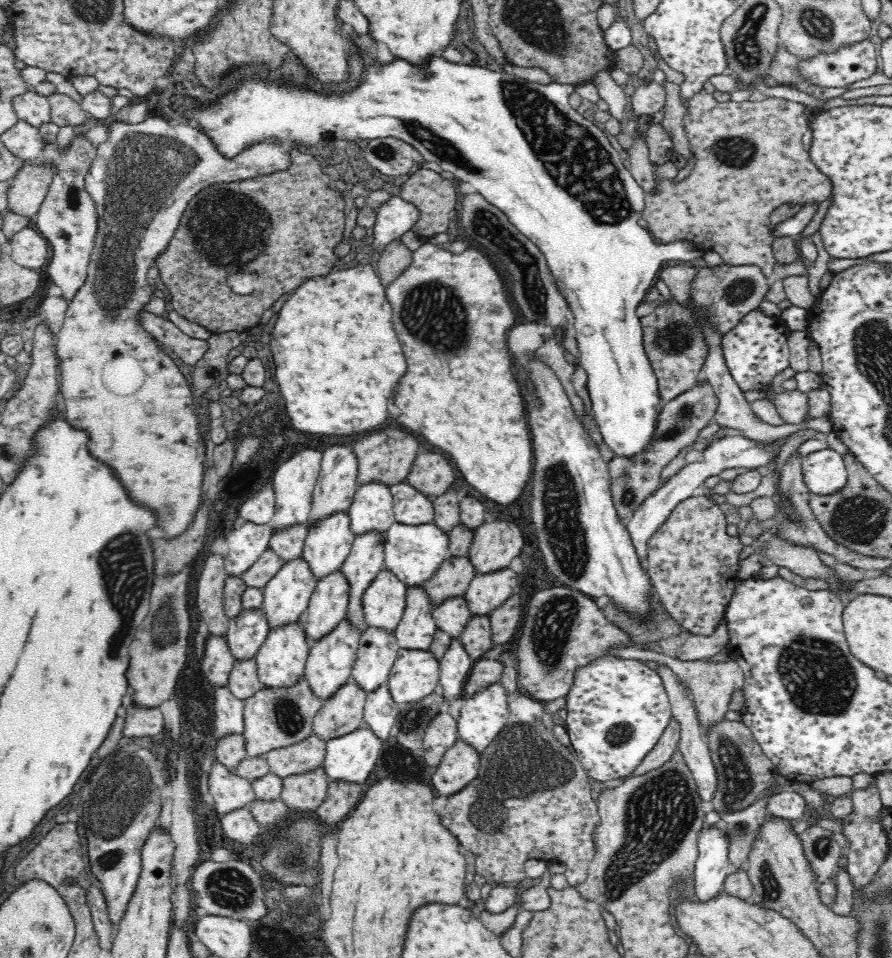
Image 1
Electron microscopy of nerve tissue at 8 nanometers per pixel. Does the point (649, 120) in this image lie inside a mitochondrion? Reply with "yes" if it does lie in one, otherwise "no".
no

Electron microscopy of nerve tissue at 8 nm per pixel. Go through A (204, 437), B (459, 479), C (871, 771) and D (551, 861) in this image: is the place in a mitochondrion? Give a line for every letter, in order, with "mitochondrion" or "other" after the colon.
A: other
B: other
C: other
D: other

